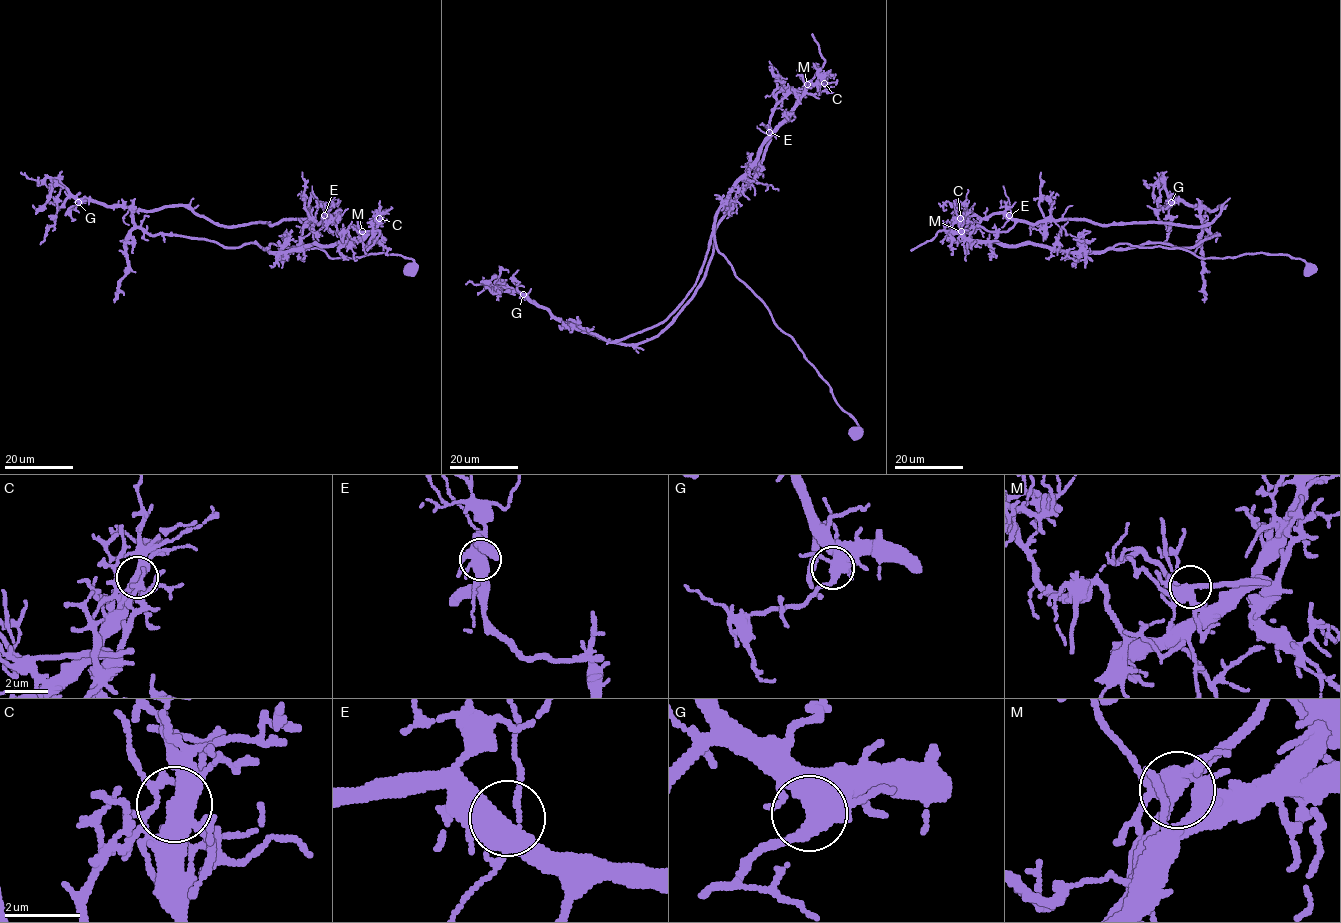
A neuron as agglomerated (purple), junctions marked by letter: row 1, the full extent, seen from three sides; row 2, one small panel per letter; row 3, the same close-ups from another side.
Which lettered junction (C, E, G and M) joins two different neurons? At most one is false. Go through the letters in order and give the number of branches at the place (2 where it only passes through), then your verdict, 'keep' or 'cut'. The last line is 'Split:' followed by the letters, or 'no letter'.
C: branches 5; keep
E: branches 5; keep
G: branches 5; keep
M: branches 5; cut
Split: M

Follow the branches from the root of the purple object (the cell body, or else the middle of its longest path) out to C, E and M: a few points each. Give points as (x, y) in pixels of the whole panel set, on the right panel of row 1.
C: (1309, 269), (1299, 259), (1262, 252), (1200, 258), (1128, 243), (1064, 252), (969, 241), (960, 218)
E: (1309, 269), (1289, 255), (1200, 258), (1128, 243), (1062, 252), (1054, 247), (1060, 232), (1054, 221), (1009, 215)
M: (1309, 269), (1283, 254), (1200, 258), (1128, 243), (1064, 252), (973, 241), (961, 231)

